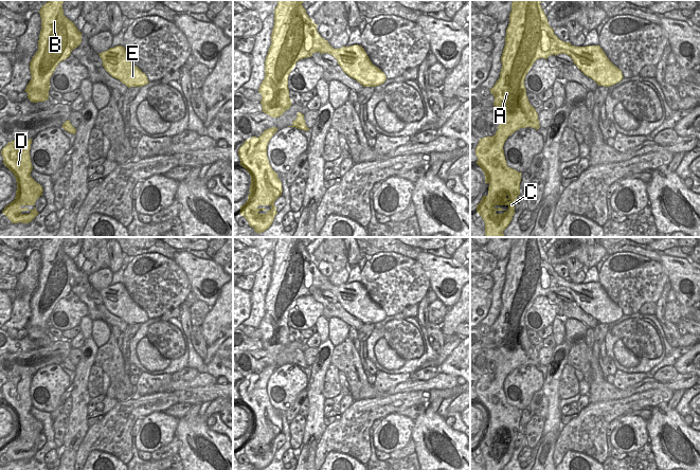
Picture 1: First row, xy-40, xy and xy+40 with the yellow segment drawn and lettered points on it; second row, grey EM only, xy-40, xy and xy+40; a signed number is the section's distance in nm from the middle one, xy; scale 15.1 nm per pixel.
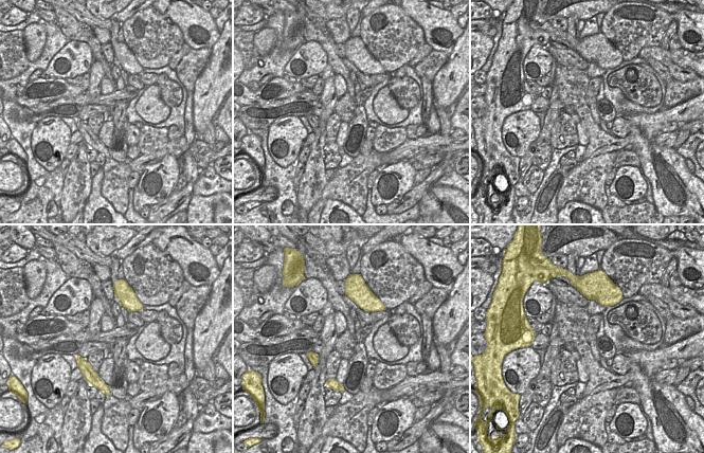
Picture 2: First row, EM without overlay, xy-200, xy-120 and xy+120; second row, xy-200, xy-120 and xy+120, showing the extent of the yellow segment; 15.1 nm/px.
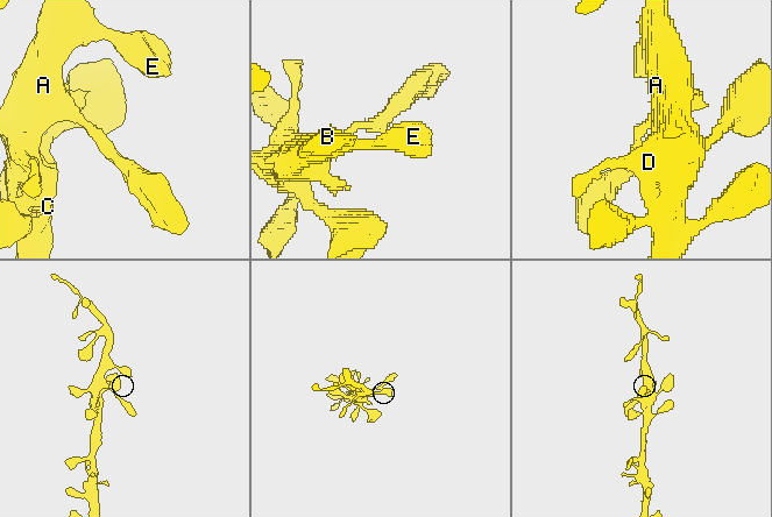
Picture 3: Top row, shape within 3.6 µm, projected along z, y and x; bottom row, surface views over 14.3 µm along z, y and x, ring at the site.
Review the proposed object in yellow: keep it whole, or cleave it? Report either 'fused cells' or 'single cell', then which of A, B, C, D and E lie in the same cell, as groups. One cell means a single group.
single cell; A B C D E

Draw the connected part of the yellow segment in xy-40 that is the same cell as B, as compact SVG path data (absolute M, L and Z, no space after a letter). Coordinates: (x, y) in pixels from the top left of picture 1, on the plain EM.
M49 237L39 248L41 268L38 288L30 300L31 318L24 327L33 340L49 337L50 315L58 301L82 279L82 270L64 252L66 237Z

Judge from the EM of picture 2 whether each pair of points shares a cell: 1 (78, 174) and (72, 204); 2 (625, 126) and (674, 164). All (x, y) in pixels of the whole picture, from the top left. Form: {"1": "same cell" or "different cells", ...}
{"1": "same cell", "2": "different cells"}

